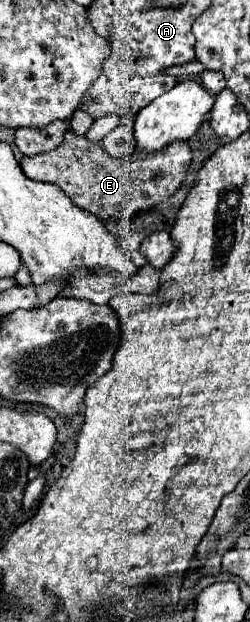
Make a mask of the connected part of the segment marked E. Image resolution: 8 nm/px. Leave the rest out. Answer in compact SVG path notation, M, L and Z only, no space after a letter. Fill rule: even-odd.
M67 130L61 146L51 152L23 158L21 168L31 180L61 186L79 208L97 214L99 220L109 222L117 218L127 226L135 212L167 200L181 186L189 162L191 150L187 142L171 142L171 146L167 146L167 150L159 150L159 154L143 154L143 150L137 150L123 162L109 156L99 142L91 142L87 136Z

